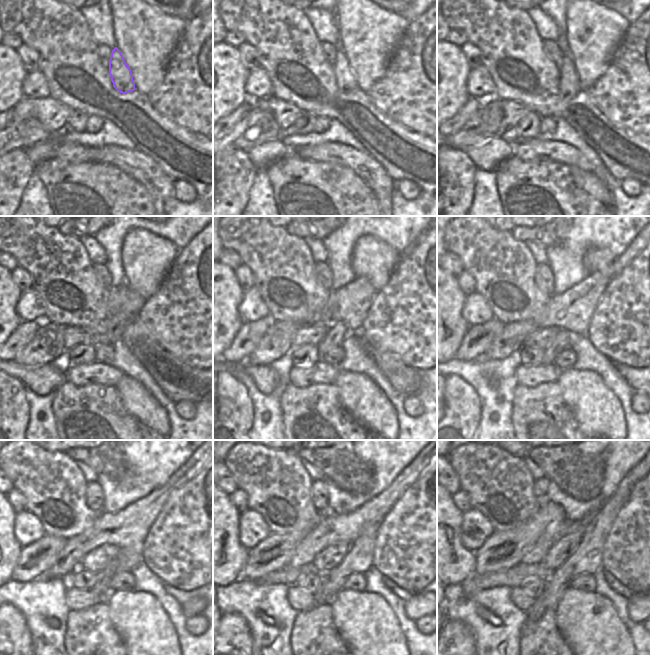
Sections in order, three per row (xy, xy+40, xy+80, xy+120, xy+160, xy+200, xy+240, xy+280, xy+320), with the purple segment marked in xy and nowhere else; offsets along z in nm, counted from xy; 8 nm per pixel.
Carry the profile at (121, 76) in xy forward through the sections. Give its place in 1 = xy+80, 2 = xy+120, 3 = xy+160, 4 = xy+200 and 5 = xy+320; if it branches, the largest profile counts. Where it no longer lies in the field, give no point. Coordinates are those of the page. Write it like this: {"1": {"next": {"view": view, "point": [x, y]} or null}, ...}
{"1": {"next": {"view": "xy+80", "point": [569, 84]}}, "2": {"next": {"view": "xy+120", "point": [117, 323]}}, "3": {"next": {"view": "xy+160", "point": [337, 331]}}, "4": {"next": {"view": "xy+200", "point": [561, 341]}}, "5": {"next": {"view": "xy+320", "point": [537, 610]}}}

